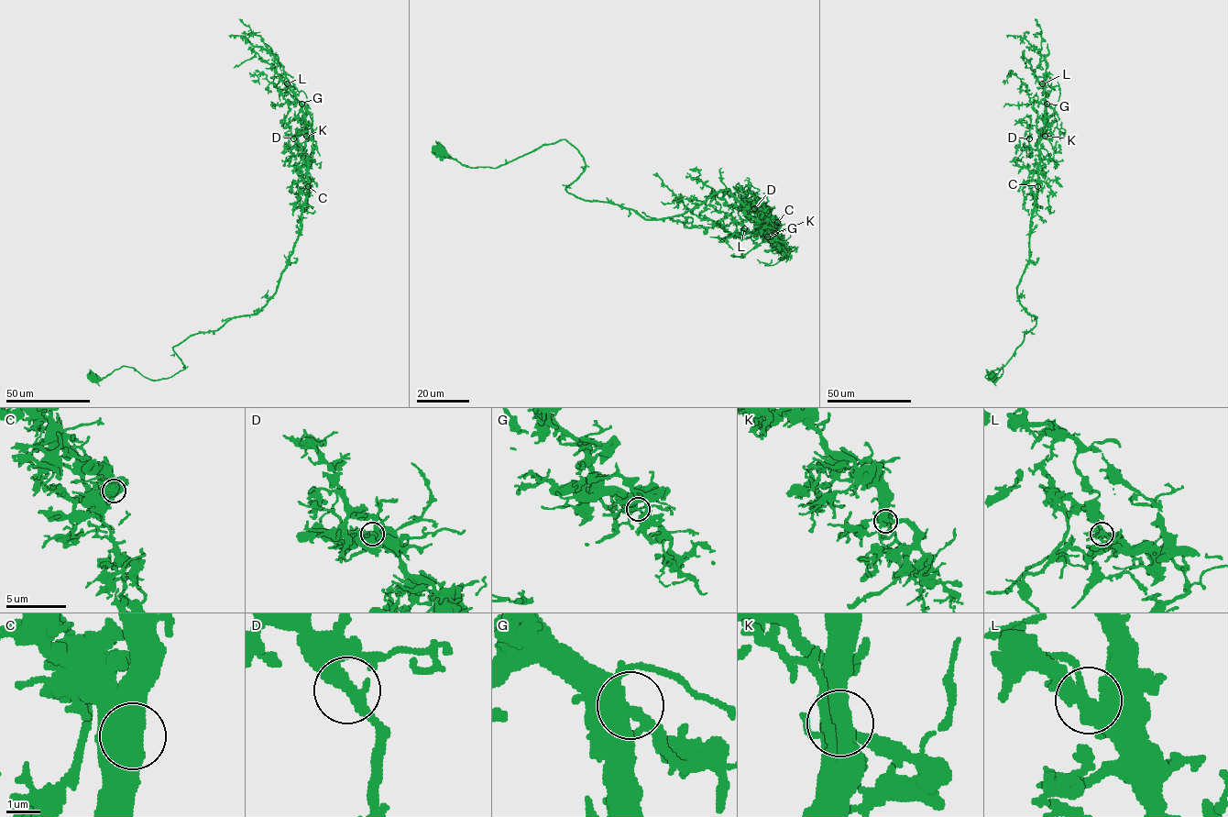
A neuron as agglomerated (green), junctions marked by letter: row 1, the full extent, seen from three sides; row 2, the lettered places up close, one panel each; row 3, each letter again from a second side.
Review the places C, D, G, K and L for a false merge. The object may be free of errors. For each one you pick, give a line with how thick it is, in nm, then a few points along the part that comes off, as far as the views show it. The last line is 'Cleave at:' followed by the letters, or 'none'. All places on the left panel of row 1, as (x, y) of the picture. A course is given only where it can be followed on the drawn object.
Cleave at: none

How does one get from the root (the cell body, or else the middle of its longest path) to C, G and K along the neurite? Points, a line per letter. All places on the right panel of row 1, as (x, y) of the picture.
C: (992, 379), (1003, 366), (992, 380), (985, 376), (1006, 363), (1036, 325), (1017, 286), (1028, 261), (1037, 186)
G: (992, 379), (1003, 366), (992, 380), (985, 376), (1006, 363), (1036, 325), (1017, 286), (1028, 261), (1047, 104)
K: (992, 379), (1003, 366), (985, 376), (1036, 325), (1017, 286), (1028, 261), (1045, 136)

